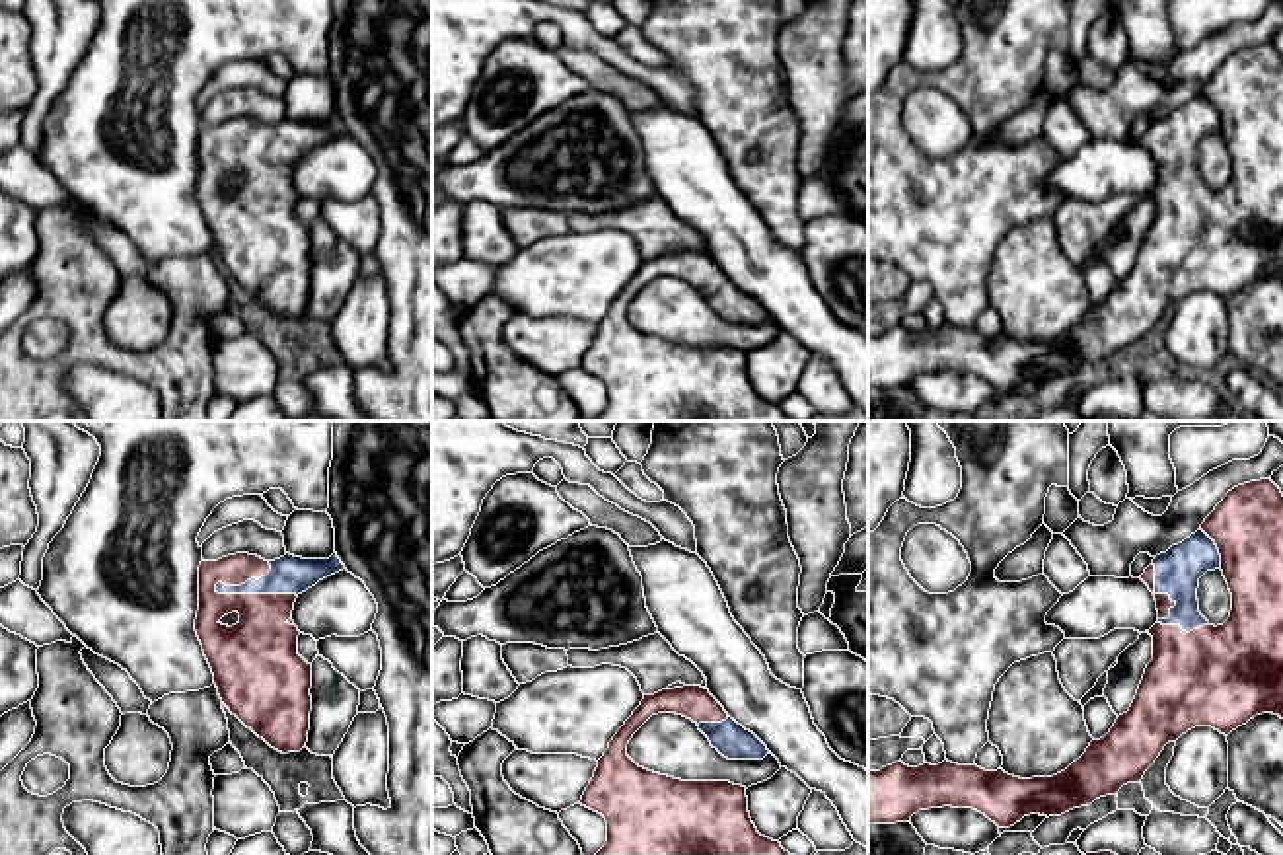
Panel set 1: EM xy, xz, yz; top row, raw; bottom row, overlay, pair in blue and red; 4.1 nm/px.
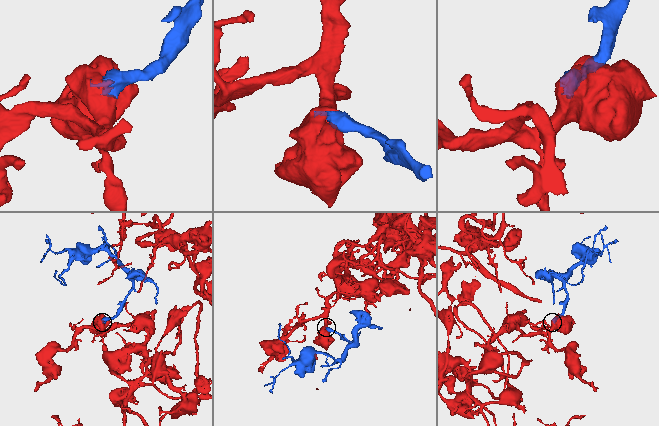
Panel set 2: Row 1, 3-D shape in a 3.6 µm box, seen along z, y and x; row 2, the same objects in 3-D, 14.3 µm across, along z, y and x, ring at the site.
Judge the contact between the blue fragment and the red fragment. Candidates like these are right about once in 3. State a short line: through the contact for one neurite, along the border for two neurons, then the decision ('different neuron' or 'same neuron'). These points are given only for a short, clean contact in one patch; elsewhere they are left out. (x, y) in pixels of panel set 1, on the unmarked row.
same neuron

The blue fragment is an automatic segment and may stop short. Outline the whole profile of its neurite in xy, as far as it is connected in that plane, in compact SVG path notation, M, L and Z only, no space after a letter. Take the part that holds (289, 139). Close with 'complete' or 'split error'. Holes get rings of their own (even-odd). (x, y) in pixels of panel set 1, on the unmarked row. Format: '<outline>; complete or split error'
M236 117L218 125L202 123L199 129L195 195L212 232L218 259L232 279L282 317L300 316L306 310L312 275L312 228L298 218L300 195L292 185L294 166L302 156L343 132L345 129L337 117L329 123L302 123L286 117L275 125L265 125L249 117Z; split error

